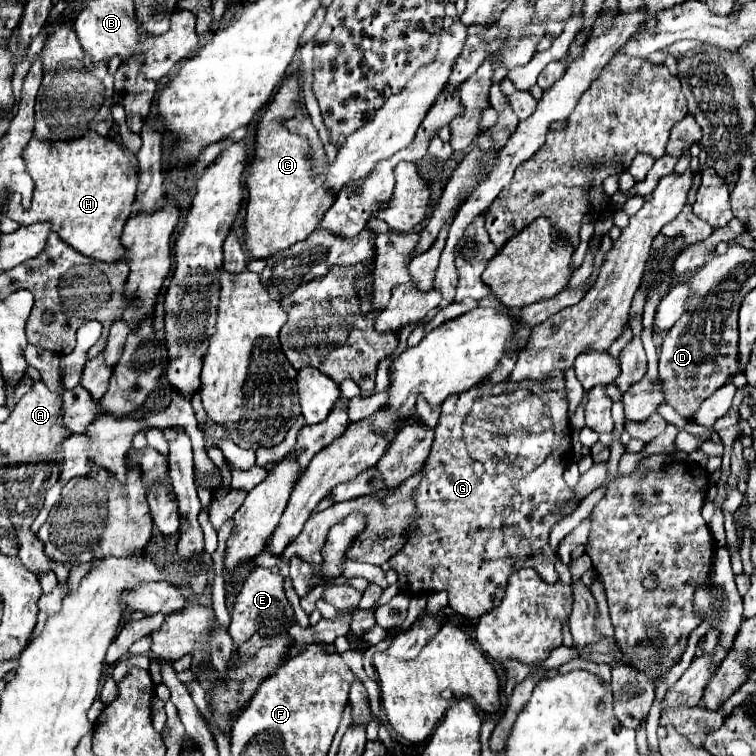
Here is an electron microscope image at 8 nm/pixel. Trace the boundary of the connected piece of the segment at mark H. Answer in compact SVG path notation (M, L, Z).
M87 131L87 135L77 141L57 141L57 143L37 141L33 137L25 149L25 163L31 179L35 181L33 203L29 209L21 209L19 203L9 201L5 215L17 221L19 225L51 223L51 231L59 233L61 241L65 241L81 255L105 263L119 261L121 253L125 253L125 249L121 249L123 225L131 217L137 191L137 169L131 163L127 151L117 141L101 137L95 131Z

